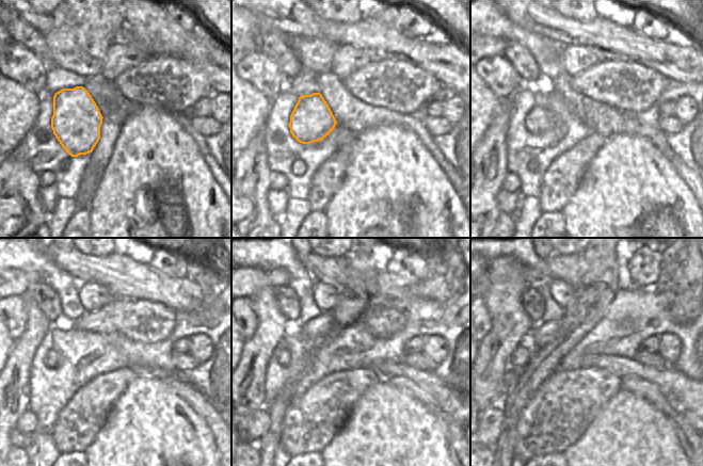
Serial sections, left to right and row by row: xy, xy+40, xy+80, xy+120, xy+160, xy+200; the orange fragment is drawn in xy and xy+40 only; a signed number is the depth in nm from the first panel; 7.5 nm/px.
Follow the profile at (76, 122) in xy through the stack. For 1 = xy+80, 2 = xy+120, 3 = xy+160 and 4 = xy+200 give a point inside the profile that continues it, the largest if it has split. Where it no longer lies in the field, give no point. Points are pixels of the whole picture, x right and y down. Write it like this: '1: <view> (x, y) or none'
1: xy+80 (540, 119)
2: xy+120 (51, 358)
3: xy+160 (284, 358)
4: xy+200 (521, 355)

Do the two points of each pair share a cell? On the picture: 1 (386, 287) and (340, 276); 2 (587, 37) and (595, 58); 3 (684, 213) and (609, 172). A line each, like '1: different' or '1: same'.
1: same
2: different
3: same

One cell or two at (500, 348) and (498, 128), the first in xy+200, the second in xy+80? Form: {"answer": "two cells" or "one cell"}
{"answer": "one cell"}

